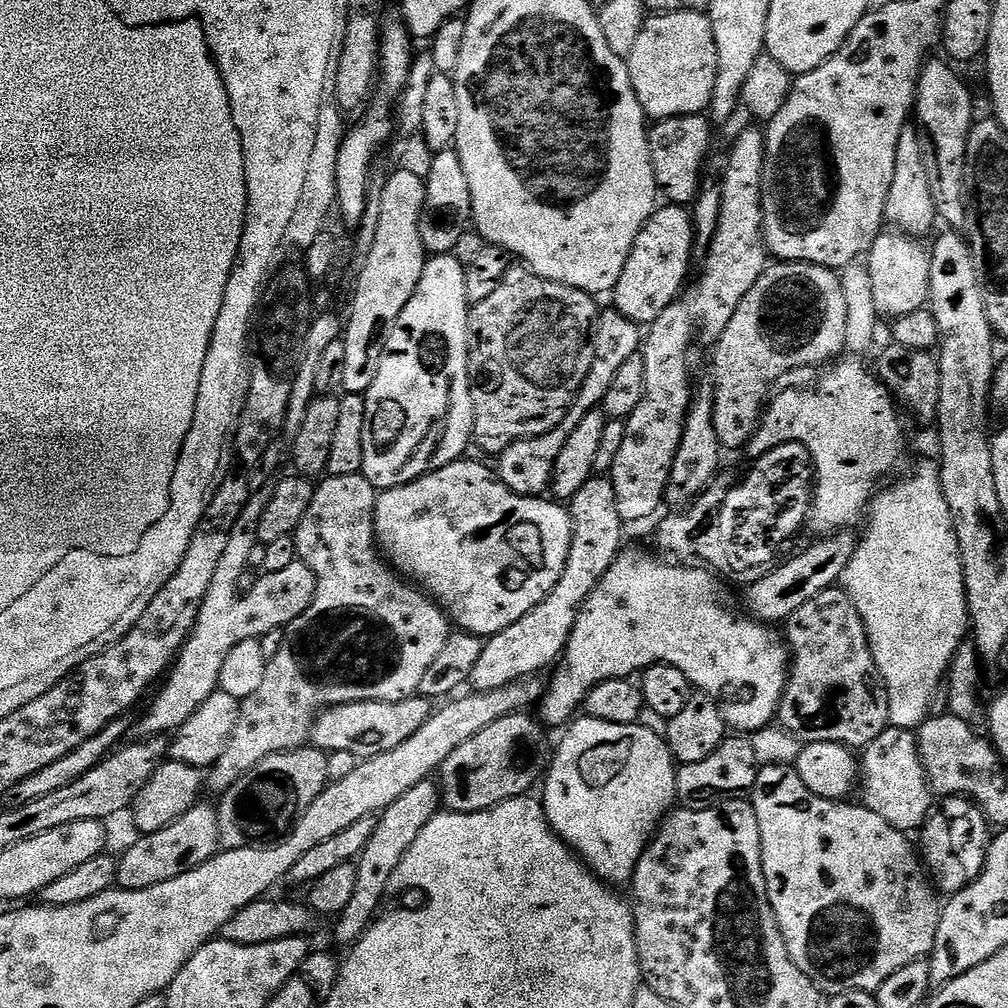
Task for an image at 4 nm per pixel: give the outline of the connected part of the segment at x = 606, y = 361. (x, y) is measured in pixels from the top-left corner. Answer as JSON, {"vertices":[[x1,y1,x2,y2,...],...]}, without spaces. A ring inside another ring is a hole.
{"vertices":[[615,307,601,311,596,318,596,330,592,334,594,342,594,362,590,362,590,374,582,382,575,400,566,410,566,418,554,426,554,430,546,430,546,434,538,434,534,438,516,440,506,450,498,453,498,475,501,482,514,494,519,496,543,497,551,489,552,475,554,474,554,462,558,462,558,453,574,429,582,423,586,414,597,411,603,405,610,386,614,386,614,378,618,378,618,369,632,357,635,352,642,348,641,325,630,322,622,313,616,311]]}

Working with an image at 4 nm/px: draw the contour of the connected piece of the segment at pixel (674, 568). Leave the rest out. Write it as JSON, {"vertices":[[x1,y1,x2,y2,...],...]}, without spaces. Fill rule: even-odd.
{"vertices":[[625,547,594,586,580,607,564,655,555,665,552,681,547,681,540,698,538,716,549,729,567,725,583,705,584,695,594,686,610,678,635,677,652,664,678,666,697,693,708,696,720,707,725,725,737,733,757,732,777,719,790,671,790,649,785,637,781,633,779,636,771,623,761,622,743,611,740,613,731,590,715,571,704,566,683,568,680,565,683,563,672,563,676,564,667,564]]}

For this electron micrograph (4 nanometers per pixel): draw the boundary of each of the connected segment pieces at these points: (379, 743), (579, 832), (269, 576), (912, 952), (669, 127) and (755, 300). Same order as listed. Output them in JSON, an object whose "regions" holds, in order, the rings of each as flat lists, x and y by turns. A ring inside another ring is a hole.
{"regions":[[[419,694,406,698,402,702,374,702,363,700,362,702,350,702,349,704,335,704,333,708,325,708,316,717,316,724,312,727,311,743,322,752,329,754,334,752,349,752,358,758,367,758,386,754,386,750,394,750,394,746,402,746,418,730,422,730,426,718,430,718,434,711,434,704,429,697]],[[587,718,577,719,575,722,567,725,564,737,560,740,560,745,555,745,554,755,551,757,548,770,542,780,542,803,544,813,548,819,548,824,557,834,563,838,568,847,588,865,591,871,596,873,599,880,603,880,609,886,620,886,616,884,627,885,632,879,634,870,642,858,642,854,648,848,648,843,656,834,656,829,660,827,665,816,673,811,677,803,676,798,676,769,678,767,675,760,672,759,672,752,668,749,668,741,659,732,651,732,643,724,615,724,614,722,598,722]],[[243,528,230,534,226,554,222,554,222,559,218,561,218,570,207,577,206,598,200,607,194,630,177,652,166,679,155,689,156,697,148,708,148,716,140,720,143,737,174,734,182,722,186,722,186,718,190,718,190,714,194,714,194,710,210,698,210,694,218,691,226,654,230,654,238,642,259,640,272,630,287,628,294,618,298,618,298,614,306,614,306,606,314,602,316,579,311,570,299,562,286,566,286,570,264,572,261,580,254,581,245,596,236,596,236,583,252,556,252,547,258,544,253,529]],[[790,764,763,765,752,787,750,803,754,814,758,814,758,834,762,846,762,870,766,878,766,890,770,898,770,906,774,910,776,921,780,927,780,933,786,942,786,950,798,966,798,970,802,970,802,974,809,976,818,985,821,992,829,997,846,994,850,990,862,990,875,994,882,986,882,982,886,982,886,978,890,978,890,974,902,970,902,966,910,966,910,962,931,957,934,938,938,934,942,900,926,871,925,862,917,845,915,843,912,845,908,841,911,839,905,833,890,826,890,822,886,822,886,818,874,814,859,803,856,805,848,804,852,802,827,800,824,796,814,794,814,790,810,790,810,786,806,786,806,782,802,782,795,767]],[[704,114,657,120,649,127,650,162,654,166,654,178,659,195,667,203,688,206,700,195,700,171,703,170,704,159,708,156,708,143,712,140,712,131,714,125]],[[776,262,765,268,758,282,750,286,746,298,738,302,738,310,734,310,734,318,726,322,726,330,722,330,714,342,713,348,716,349,712,352,710,387,714,402,714,431,718,434,721,449,743,449,751,440,775,380,782,379,795,368,831,365,845,351,845,342,846,301,842,282,833,269,803,262]]]}

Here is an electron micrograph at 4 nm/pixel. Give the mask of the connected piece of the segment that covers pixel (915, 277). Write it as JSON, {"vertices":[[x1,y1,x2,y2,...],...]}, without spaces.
{"vertices":[[899,230,881,231,880,237,872,243,872,249,866,254,874,303,881,317,905,316,928,304,930,290,930,262,932,253,924,248,919,239]]}

